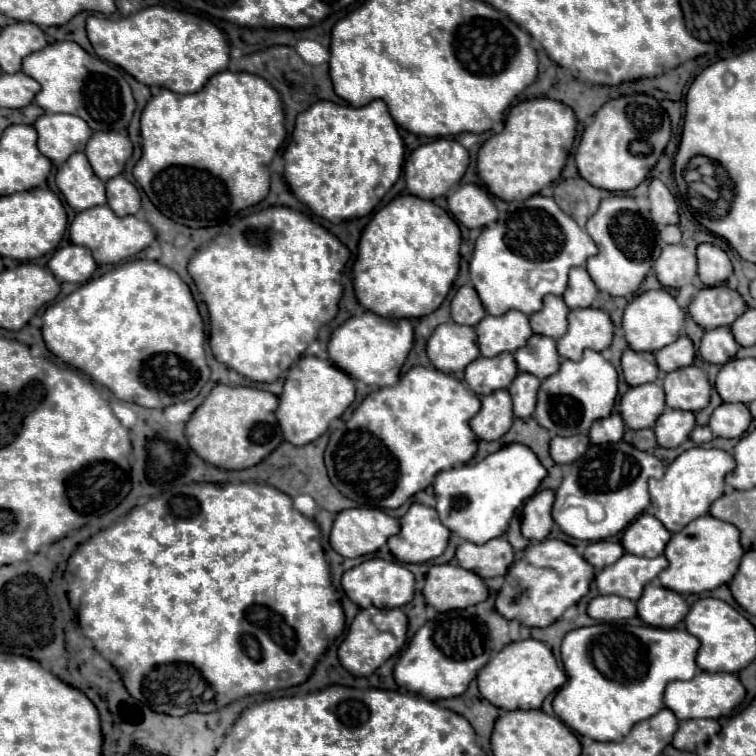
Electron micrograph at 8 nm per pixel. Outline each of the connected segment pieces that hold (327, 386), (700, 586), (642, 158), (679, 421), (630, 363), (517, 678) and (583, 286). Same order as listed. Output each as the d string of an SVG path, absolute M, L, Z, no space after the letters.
M306 355L300 357L298 363L290 367L284 391L280 395L280 405L276 409L284 439L292 445L308 445L316 441L320 435L324 435L328 425L350 407L352 401L354 379L350 375L342 373L342 369L338 369L332 361Z
M702 515L672 535L664 555L670 565L658 575L660 585L676 593L702 593L732 581L744 549L740 547L740 533L734 525L710 515Z
M642 93L624 95L624 97L610 99L608 103L604 103L598 109L598 113L593 116L592 122L584 127L578 149L576 149L576 167L578 167L580 177L598 189L630 191L648 177L650 169L656 165L668 141L670 141L670 121L668 121L666 111L660 107L660 103L654 97L648 97Z
M666 409L654 423L652 431L656 433L656 441L660 447L678 447L682 441L688 439L694 425L696 423L692 411Z
M626 349L622 355L622 373L628 385L644 385L656 379L658 365L652 353L638 353Z
M526 639L510 643L496 653L478 673L476 681L482 697L500 709L540 709L546 695L558 691L566 683L566 673L558 667L552 651L542 641Z
M574 267L570 271L570 279L568 279L568 287L562 295L564 303L570 309L580 309L580 307L590 307L594 303L598 295L598 289L594 285L594 281L590 279L586 267Z

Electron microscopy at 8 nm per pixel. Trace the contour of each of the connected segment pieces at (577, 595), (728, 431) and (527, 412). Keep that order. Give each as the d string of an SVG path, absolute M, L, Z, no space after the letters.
M560 539L530 543L524 557L510 565L504 585L496 595L496 611L504 619L516 619L526 627L548 627L558 621L570 605L576 605L588 593L592 579L594 569L582 561L582 555L578 555L572 545Z
M722 403L710 417L710 429L716 437L742 437L752 421L744 403Z
M518 373L518 377L508 387L508 393L514 401L514 415L516 417L530 417L534 413L536 405L536 393L538 393L540 379L532 373Z

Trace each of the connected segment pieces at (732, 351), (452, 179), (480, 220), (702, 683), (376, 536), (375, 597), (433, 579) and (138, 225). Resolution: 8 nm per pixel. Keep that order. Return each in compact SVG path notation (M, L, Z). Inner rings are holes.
M728 327L706 331L698 349L704 361L718 363L718 365L724 365L726 361L730 361L736 355L736 351L738 351L738 343L734 341L734 335L730 333Z
M436 139L432 143L420 145L410 153L404 167L408 191L420 199L434 199L446 195L452 185L460 183L466 167L468 167L468 151L454 139Z
M456 185L447 196L447 208L464 227L486 227L498 219L490 195L478 185Z
M700 671L690 681L672 681L664 691L664 705L674 711L678 719L718 719L726 717L734 711L736 705L742 703L746 689L742 687L740 679L732 673L706 673Z
M344 509L334 519L330 545L342 557L362 557L378 551L398 529L400 521L380 509Z
M368 559L342 575L342 589L352 603L366 609L370 603L374 607L402 607L412 601L414 595L414 575L400 563L384 561L384 559Z
M454 563L432 565L426 575L424 597L436 611L464 609L476 605L488 597L484 581Z
M106 205L90 207L86 211L80 211L74 221L70 223L70 241L74 245L88 247L92 251L92 257L96 263L120 263L122 259L128 259L136 255L138 251L146 249L154 241L156 233L146 221L140 221L134 215L128 217L118 217L114 211Z

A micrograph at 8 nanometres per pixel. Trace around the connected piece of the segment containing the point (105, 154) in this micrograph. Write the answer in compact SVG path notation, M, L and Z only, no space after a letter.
M94 131L90 141L86 143L86 157L94 169L94 173L108 181L122 173L128 157L132 155L132 143L126 135L116 131Z

